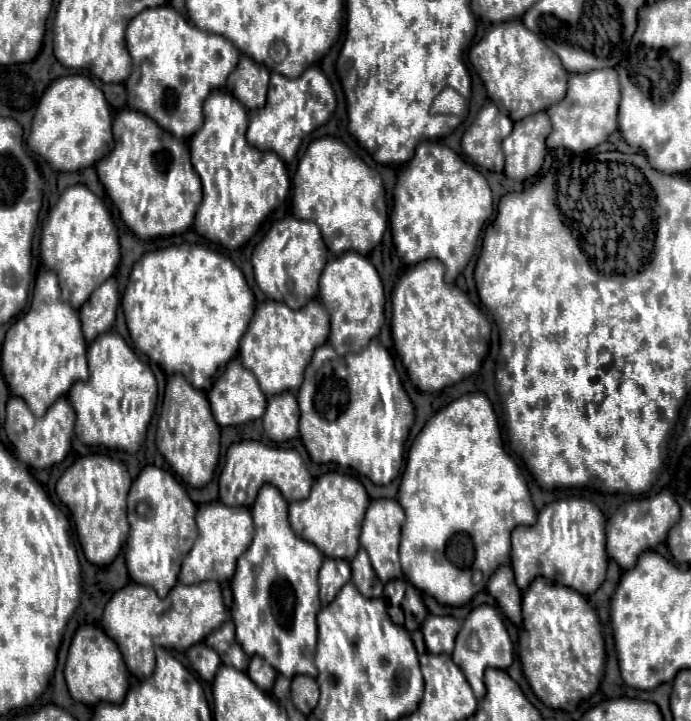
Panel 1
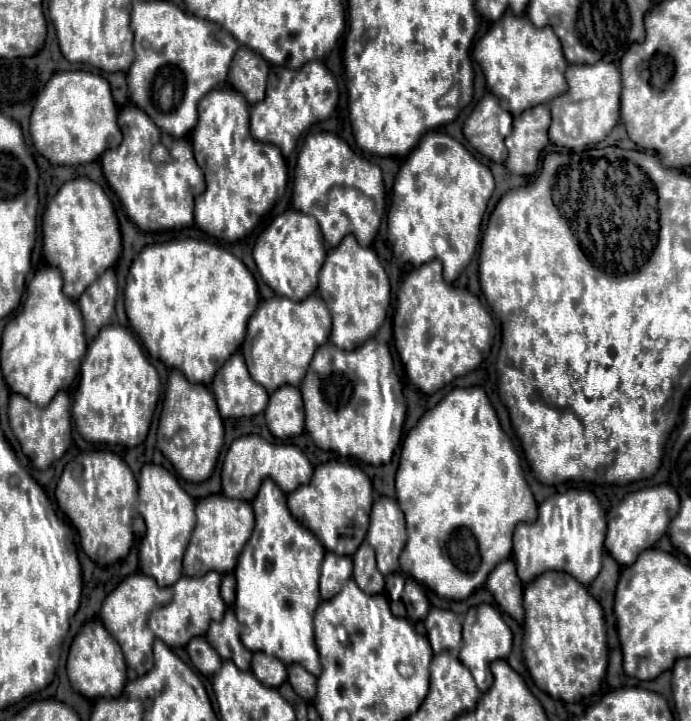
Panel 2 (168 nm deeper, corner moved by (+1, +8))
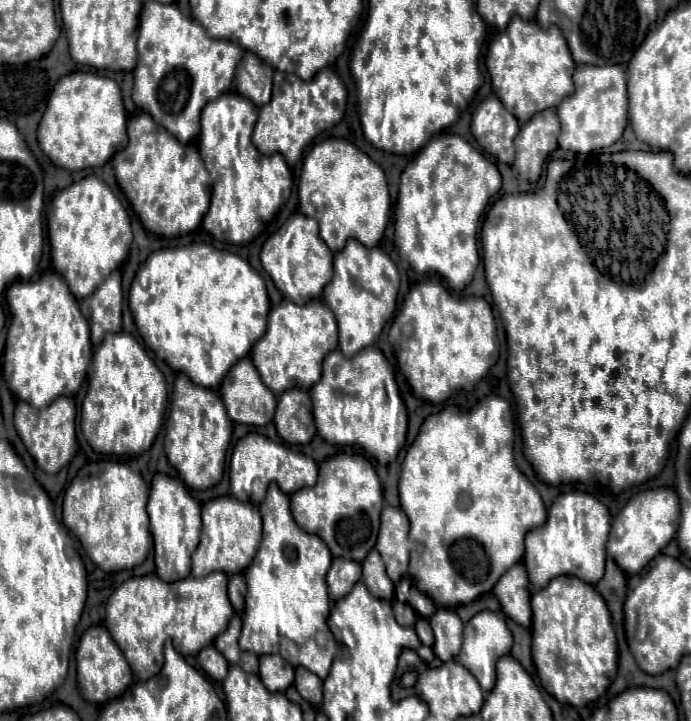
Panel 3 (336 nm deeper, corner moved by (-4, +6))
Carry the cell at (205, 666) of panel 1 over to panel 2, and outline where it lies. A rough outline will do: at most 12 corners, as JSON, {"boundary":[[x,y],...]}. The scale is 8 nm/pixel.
{"boundary":[[195,637],[187,645],[191,663],[213,675],[221,657],[205,637]]}

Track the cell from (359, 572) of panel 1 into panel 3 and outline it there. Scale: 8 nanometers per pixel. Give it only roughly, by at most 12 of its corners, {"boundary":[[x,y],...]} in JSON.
{"boundary":[[380,553],[362,561],[362,583],[374,597],[390,601],[394,585]]}

